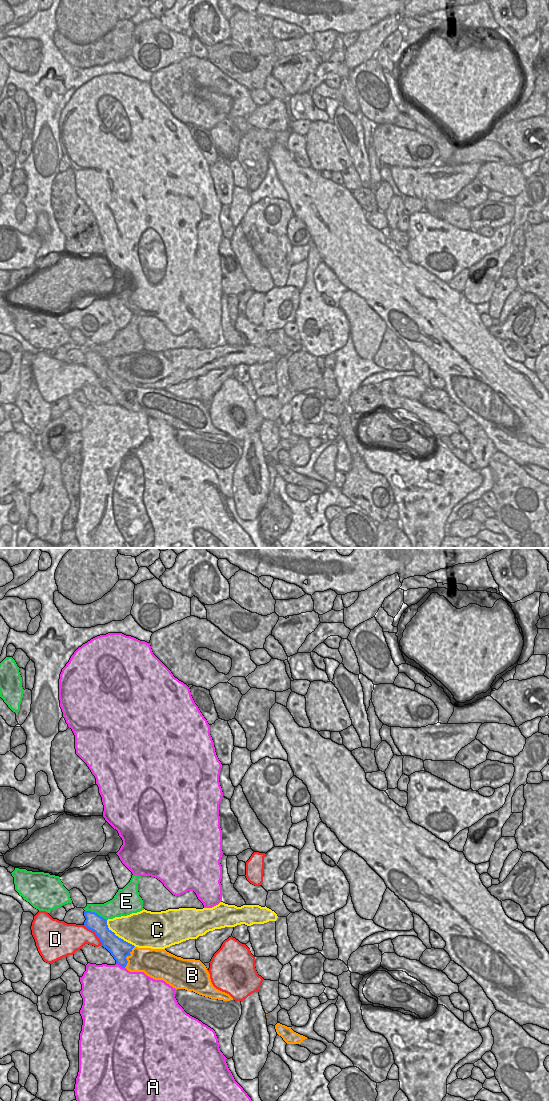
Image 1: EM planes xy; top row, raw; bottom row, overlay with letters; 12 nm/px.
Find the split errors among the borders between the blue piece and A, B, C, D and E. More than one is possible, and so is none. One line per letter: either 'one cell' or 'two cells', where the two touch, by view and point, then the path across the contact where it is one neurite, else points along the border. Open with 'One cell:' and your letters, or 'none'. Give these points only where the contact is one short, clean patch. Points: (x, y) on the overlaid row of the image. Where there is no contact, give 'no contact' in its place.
One cell: B
A: two cells; contact xy (120, 965); border xy (116, 963), (124, 968)
B: one cell; contact xy (127, 955); way xy (119, 949), (127, 955), (134, 959), (147, 960)
C: two cells; contact xy (117, 936)
D: two cells; contact xy (95, 933)
E: two cells; contact xy (96, 913)

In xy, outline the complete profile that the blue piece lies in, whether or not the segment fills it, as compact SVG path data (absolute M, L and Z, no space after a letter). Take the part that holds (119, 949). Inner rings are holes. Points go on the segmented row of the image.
M84 911L84 926L95 932L99 940L116 960L116 964L130 972L144 972L155 980L163 980L173 988L193 991L199 995L230 1001L233 998L216 989L206 966L195 959L177 957L165 949L138 948L112 932L107 920L95 912Z

